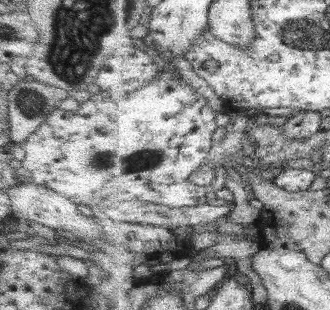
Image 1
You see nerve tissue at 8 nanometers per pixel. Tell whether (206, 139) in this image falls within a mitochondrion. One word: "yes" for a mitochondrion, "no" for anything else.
no

